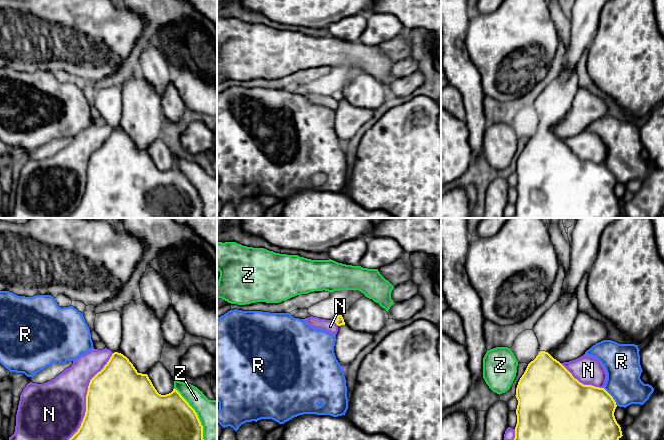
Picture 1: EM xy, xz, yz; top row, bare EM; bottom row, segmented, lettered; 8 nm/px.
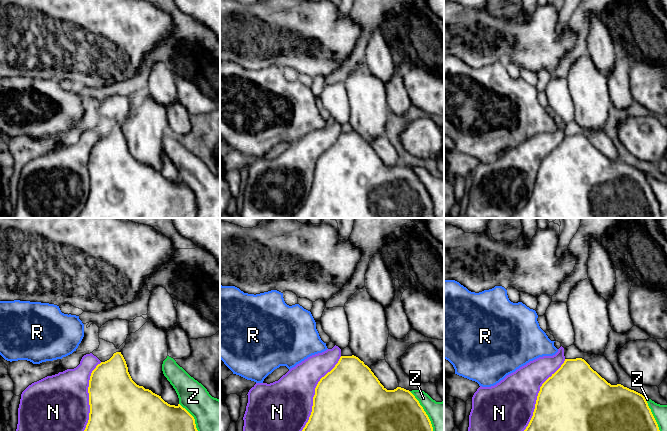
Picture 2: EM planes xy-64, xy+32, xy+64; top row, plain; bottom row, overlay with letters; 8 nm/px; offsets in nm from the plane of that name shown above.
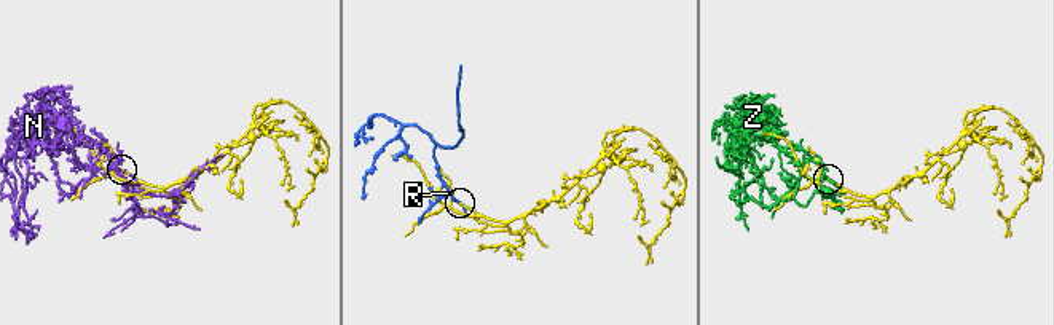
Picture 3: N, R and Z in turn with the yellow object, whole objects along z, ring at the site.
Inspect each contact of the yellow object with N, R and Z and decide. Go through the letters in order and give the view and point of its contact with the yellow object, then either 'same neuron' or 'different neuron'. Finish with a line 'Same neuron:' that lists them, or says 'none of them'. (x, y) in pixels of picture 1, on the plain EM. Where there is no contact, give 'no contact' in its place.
N: xy (86, 173) | different neuron
R: yz (612, 173) | different neuron
Z: xy (196, 190) | different neuron
Same neuron: none of them

